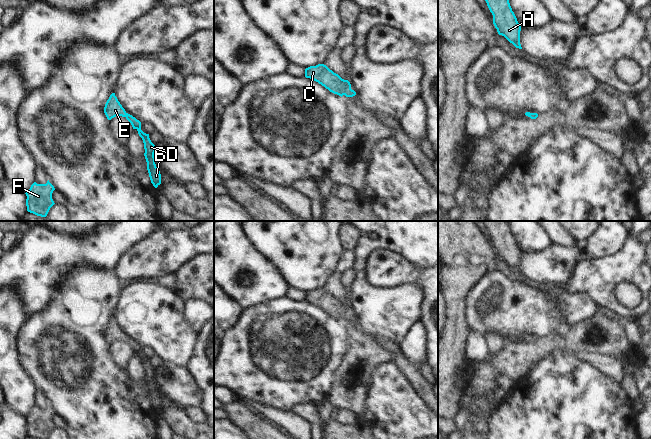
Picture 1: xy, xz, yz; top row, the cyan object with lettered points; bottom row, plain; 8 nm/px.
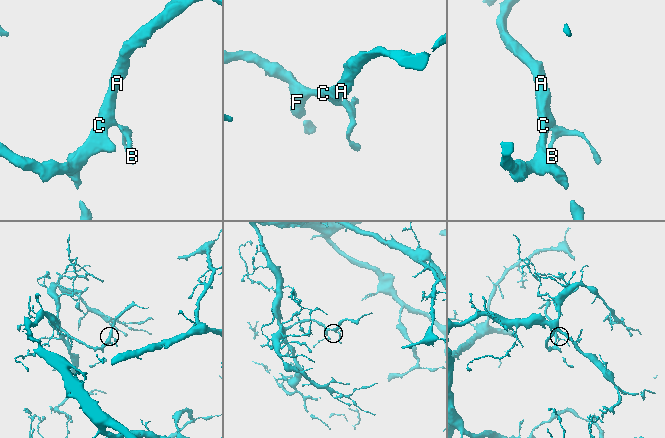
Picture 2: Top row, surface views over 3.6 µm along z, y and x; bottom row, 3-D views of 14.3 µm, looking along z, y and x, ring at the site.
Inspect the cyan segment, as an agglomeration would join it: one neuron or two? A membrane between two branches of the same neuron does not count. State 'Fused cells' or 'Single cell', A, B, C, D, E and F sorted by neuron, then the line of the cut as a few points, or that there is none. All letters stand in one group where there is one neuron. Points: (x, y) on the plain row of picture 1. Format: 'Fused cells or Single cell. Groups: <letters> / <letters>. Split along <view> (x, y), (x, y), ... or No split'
Single cell. Groups: A B C D E F. No split.

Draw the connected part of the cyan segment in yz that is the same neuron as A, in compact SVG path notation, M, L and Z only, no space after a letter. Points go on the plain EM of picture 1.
M483 221L493 239L493 248L499 259L504 260L516 272L522 273L517 242L512 235L508 221Z

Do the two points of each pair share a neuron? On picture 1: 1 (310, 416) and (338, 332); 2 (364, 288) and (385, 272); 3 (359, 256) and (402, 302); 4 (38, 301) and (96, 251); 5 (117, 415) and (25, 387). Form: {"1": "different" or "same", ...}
{"1": "different", "2": "different", "3": "same", "4": "same", "5": "different"}

